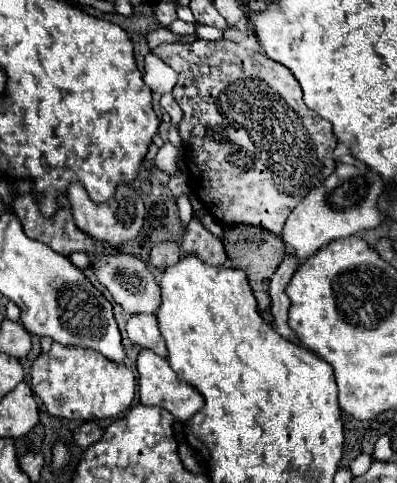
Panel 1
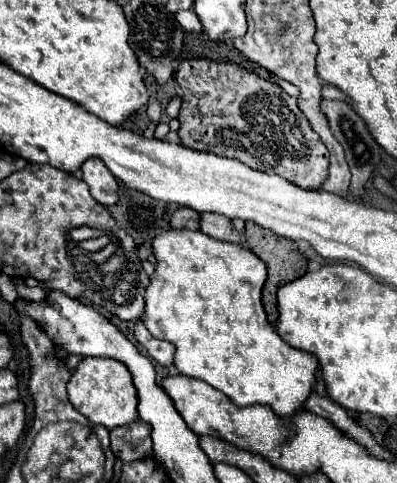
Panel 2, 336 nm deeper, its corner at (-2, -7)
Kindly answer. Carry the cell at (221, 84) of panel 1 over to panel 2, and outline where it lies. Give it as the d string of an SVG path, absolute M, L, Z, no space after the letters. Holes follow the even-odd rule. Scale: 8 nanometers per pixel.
M185 59L177 69L181 87L179 137L185 147L233 157L245 165L275 173L299 187L319 189L327 179L329 151L297 107L297 99L281 87L233 63Z

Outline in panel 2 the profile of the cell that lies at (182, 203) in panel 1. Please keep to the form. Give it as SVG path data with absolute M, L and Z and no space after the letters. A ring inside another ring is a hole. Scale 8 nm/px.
M167 229L163 231L161 235L155 237L153 241L153 253L157 257L157 265L155 265L155 271L153 275L149 277L149 285L145 289L145 315L143 315L143 323L145 327L157 337L157 339L165 339L169 343L173 343L177 347L175 351L175 367L181 375L185 377L193 377L193 379L201 379L205 383L209 383L211 387L215 387L217 391L225 393L237 407L247 407L247 405L255 405L255 403L265 403L269 407L273 407L273 411L281 417L289 417L293 415L295 411L299 411L305 403L305 399L311 395L311 385L315 381L315 371L317 371L317 365L319 361L311 355L311 353L305 353L301 349L293 349L289 347L277 333L275 329L269 325L267 321L267 315L263 311L263 305L261 305L261 289L263 289L263 283L267 279L267 267L261 259L257 259L257 255L253 255L253 251L249 251L247 247L243 245L235 245L235 243L225 243L225 241L217 241L201 231L185 231L185 229Z

